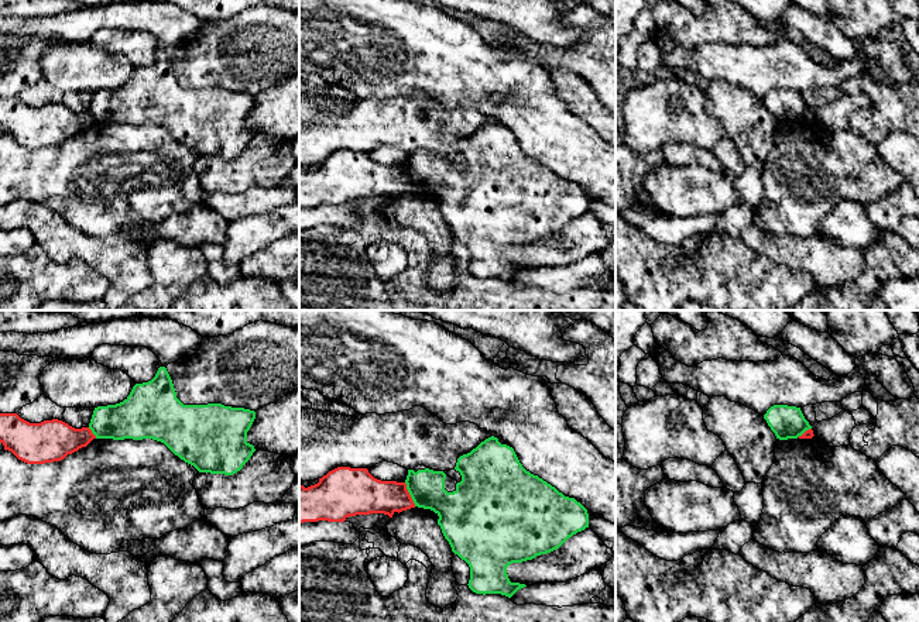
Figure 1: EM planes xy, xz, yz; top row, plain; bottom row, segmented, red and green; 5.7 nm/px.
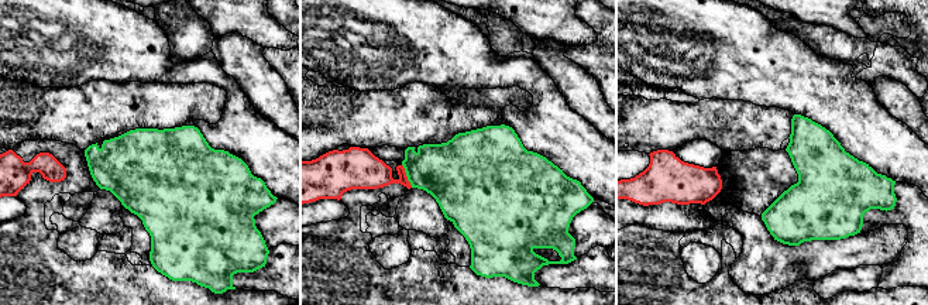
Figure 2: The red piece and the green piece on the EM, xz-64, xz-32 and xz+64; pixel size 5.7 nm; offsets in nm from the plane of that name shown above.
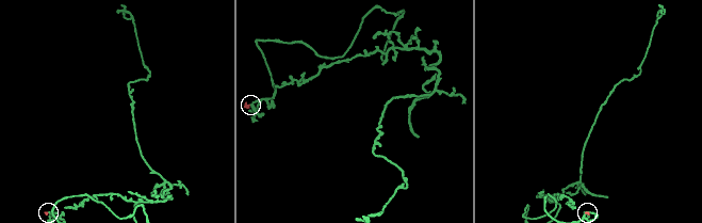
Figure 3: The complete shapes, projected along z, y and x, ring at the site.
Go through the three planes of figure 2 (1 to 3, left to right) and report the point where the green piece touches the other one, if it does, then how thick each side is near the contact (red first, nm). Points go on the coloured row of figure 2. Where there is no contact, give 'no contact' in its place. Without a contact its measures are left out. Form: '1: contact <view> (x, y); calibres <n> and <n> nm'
1: no contact
2: contact xz-32 (405, 175); calibres 220 and 340 nm
3: no contact

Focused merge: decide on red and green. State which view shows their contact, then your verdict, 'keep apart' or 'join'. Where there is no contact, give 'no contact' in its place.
xz | keep apart

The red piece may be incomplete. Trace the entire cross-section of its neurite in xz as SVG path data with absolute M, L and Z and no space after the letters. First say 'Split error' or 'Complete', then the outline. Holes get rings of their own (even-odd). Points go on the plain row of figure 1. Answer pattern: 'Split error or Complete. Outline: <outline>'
Complete. Outline: M337 151L319 162L319 166L305 172L299 168L299 207L344 206L349 200L384 197L392 202L395 196L415 192L405 166L381 165L367 152Z

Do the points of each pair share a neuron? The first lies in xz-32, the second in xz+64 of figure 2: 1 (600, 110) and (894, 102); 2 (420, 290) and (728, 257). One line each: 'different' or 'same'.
1: same
2: same

